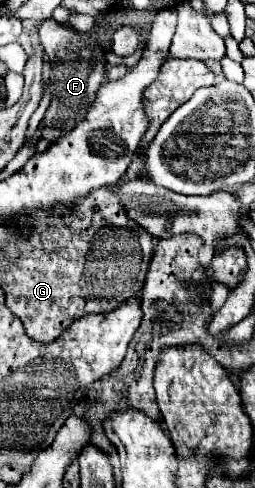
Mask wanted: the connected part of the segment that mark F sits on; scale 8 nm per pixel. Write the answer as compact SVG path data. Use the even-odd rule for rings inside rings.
M47 19L39 27L39 37L51 65L51 105L45 113L47 127L43 131L43 137L53 143L59 135L63 135L63 131L69 131L75 121L79 123L81 115L87 113L87 107L95 101L97 89L101 87L101 83L105 83L105 63L101 47L89 33L77 33L69 27L59 25L55 19Z

